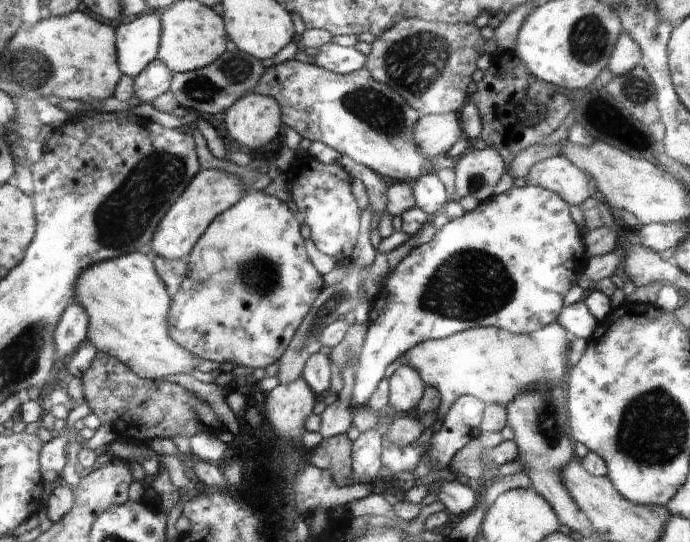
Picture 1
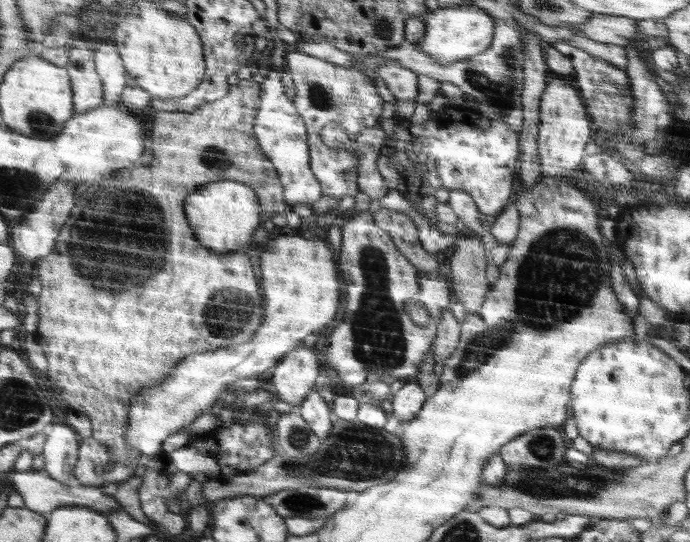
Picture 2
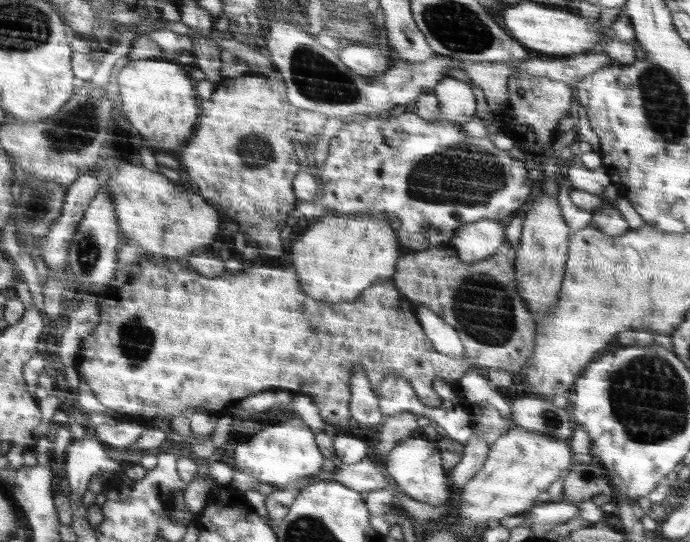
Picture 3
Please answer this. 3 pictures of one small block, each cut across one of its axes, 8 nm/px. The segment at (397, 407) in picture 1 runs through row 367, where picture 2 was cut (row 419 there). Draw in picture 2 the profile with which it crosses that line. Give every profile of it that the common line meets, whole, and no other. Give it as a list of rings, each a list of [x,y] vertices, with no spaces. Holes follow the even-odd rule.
[[[418,380],[405,382],[392,397],[393,414],[398,416],[401,424],[418,416],[422,405],[428,400],[425,390]]]

